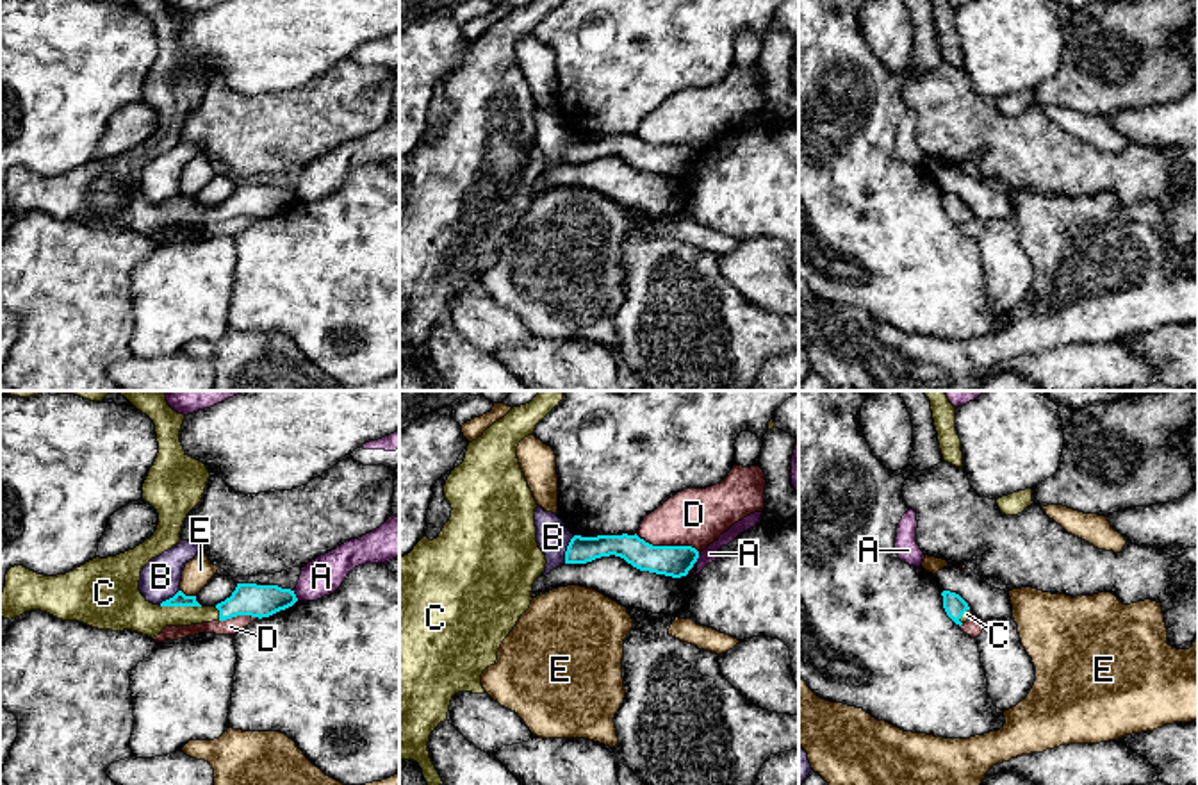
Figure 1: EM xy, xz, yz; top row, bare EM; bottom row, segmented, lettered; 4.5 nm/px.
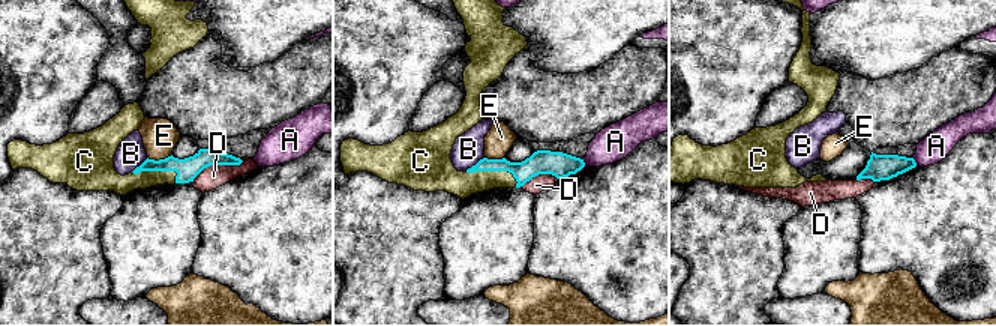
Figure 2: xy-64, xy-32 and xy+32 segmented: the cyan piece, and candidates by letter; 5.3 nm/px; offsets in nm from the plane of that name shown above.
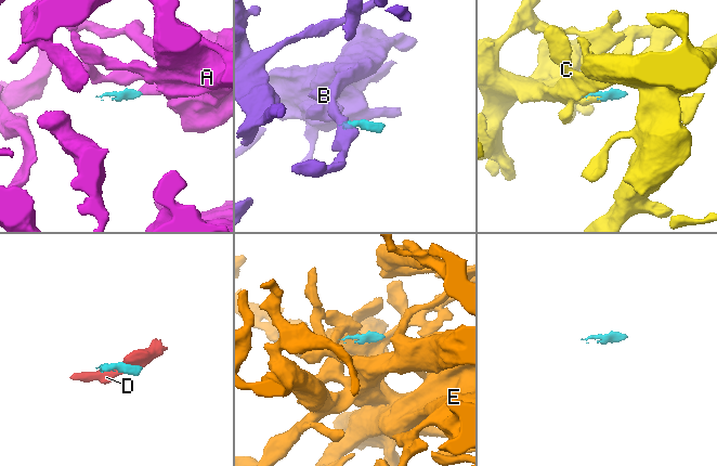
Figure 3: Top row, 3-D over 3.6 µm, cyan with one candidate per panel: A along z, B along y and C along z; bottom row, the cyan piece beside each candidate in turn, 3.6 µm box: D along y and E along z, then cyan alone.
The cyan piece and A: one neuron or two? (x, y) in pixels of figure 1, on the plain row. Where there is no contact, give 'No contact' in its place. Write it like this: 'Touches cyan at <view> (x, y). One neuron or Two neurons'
Touches cyan at xy (295, 197). Two neurons

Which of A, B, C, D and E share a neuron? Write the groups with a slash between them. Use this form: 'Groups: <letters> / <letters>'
Groups: A / B / C / D E

